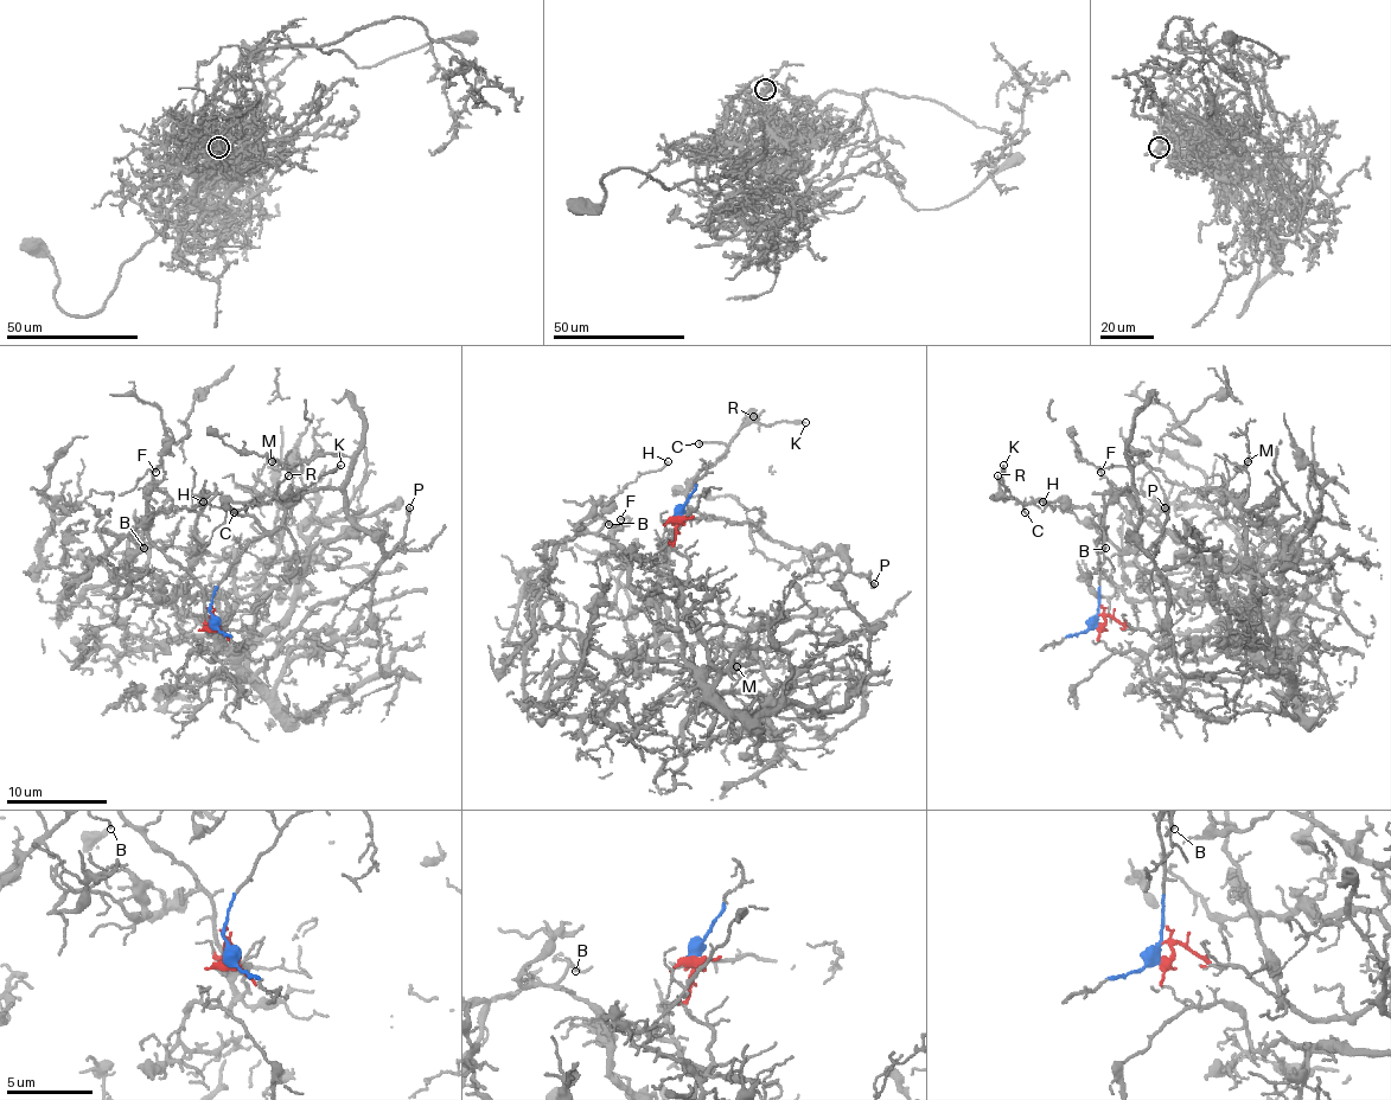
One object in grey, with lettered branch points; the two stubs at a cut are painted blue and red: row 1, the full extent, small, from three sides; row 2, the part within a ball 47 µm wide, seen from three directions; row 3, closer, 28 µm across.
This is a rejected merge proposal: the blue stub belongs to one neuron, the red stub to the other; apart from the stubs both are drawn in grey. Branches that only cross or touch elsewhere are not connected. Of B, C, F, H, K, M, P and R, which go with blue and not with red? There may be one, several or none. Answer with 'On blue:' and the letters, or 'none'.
On blue: C, K, P, R

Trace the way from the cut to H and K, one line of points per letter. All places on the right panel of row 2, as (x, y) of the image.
H: (1099, 624), (1114, 615), (1185, 659), (1245, 641), (1223, 598), (1131, 601), (1111, 583), (1120, 552), (1044, 503)
K: (1096, 624), (1099, 515), (1084, 507), (1066, 507), (1041, 499), (1021, 503), (1006, 497), (1003, 465)

